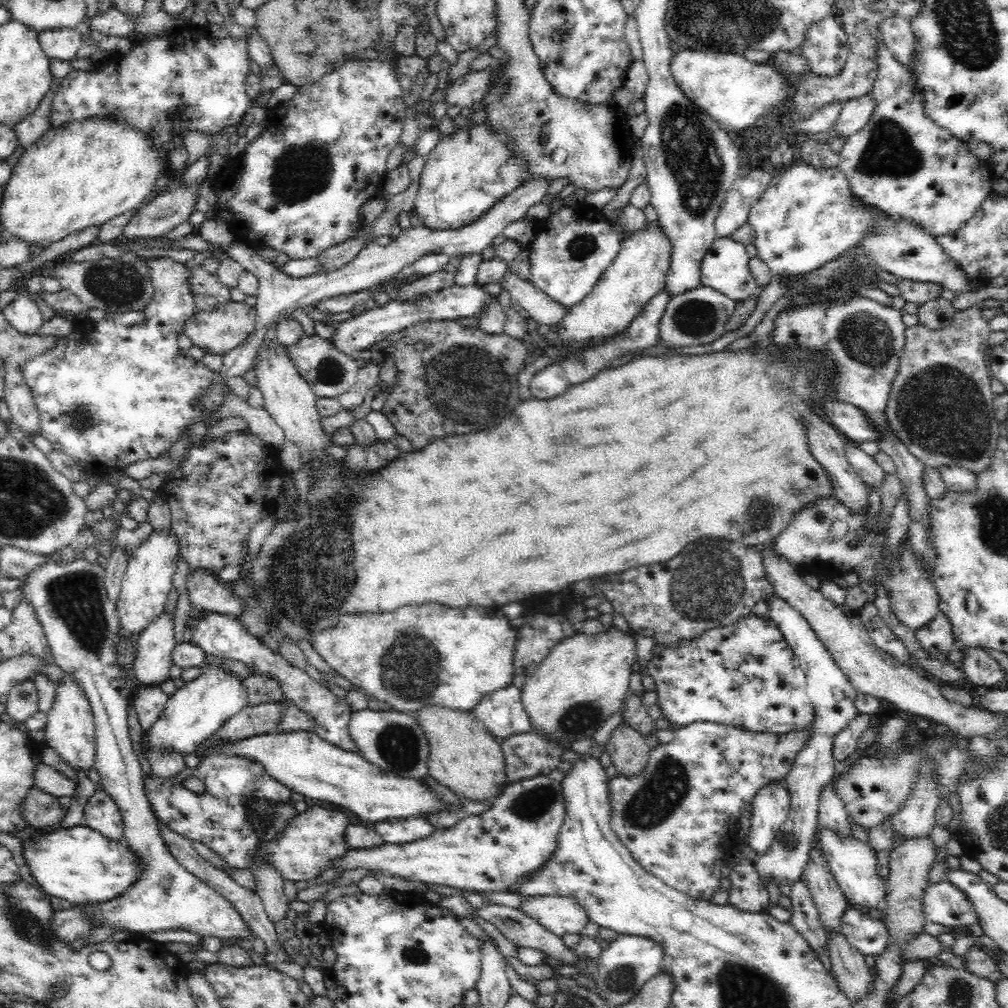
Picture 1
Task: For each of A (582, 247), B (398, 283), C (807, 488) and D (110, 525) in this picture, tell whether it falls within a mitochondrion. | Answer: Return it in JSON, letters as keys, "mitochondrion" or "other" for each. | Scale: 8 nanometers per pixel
{"A":"mitochondrion","B":"other","C":"mitochondrion","D":"other"}

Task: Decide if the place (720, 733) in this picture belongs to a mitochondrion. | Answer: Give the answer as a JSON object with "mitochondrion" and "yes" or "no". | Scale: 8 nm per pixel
{"mitochondrion":"no"}

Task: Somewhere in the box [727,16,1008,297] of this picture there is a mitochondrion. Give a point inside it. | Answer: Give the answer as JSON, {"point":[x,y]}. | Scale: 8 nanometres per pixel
{"point":[889,151]}

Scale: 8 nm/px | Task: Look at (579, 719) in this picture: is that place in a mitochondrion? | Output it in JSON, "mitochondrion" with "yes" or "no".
{"mitochondrion":"yes"}

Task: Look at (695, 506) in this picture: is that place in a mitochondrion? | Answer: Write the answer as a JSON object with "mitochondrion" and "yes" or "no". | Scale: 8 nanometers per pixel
{"mitochondrion":"no"}

